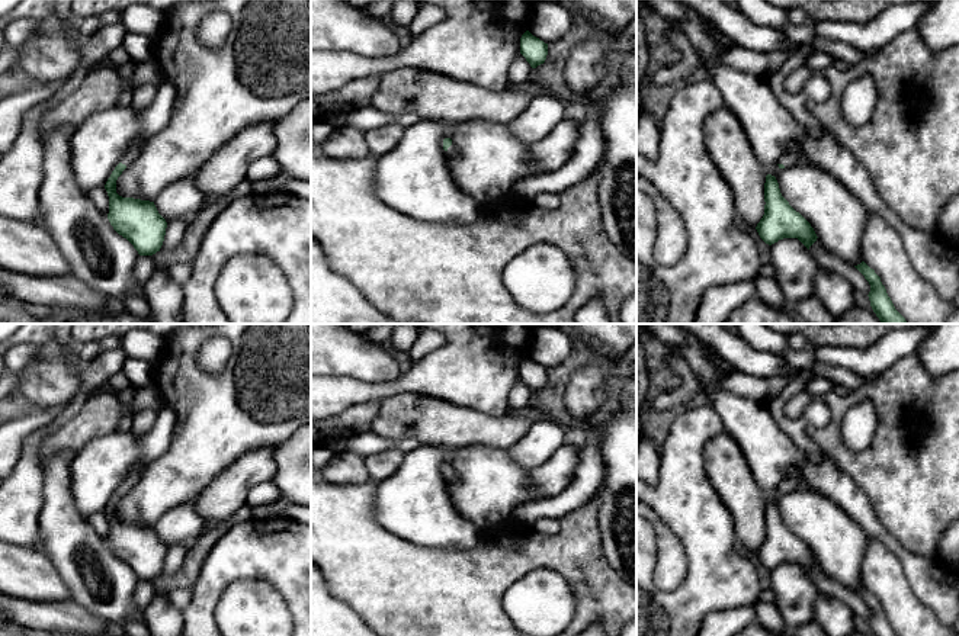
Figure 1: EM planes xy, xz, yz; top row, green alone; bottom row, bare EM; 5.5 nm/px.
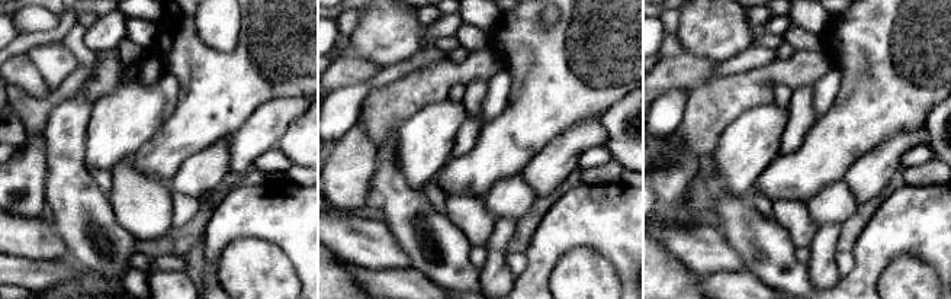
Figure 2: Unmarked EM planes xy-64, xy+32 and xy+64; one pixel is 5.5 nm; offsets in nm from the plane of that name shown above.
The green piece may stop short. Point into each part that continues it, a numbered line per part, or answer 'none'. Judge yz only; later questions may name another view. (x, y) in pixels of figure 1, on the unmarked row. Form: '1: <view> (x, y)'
1: yz (791, 482)

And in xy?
1: xy (132, 478)

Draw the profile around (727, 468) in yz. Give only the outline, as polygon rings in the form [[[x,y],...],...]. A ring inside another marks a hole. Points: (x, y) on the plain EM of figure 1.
[[[725,433],[706,441],[703,457],[706,475],[734,520],[738,547],[754,555],[764,540],[767,494],[754,482],[737,441]]]

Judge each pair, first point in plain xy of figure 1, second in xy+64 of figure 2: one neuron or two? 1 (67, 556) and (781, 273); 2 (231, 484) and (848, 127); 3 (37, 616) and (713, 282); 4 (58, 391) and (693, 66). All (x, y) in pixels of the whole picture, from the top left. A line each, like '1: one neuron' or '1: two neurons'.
1: one neuron
2: two neurons
3: one neuron
4: two neurons

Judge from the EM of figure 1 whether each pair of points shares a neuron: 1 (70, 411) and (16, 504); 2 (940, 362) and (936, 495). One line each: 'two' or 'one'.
1: one
2: two

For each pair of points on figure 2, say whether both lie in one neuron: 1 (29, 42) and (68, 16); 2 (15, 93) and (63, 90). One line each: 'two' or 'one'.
1: one
2: one

